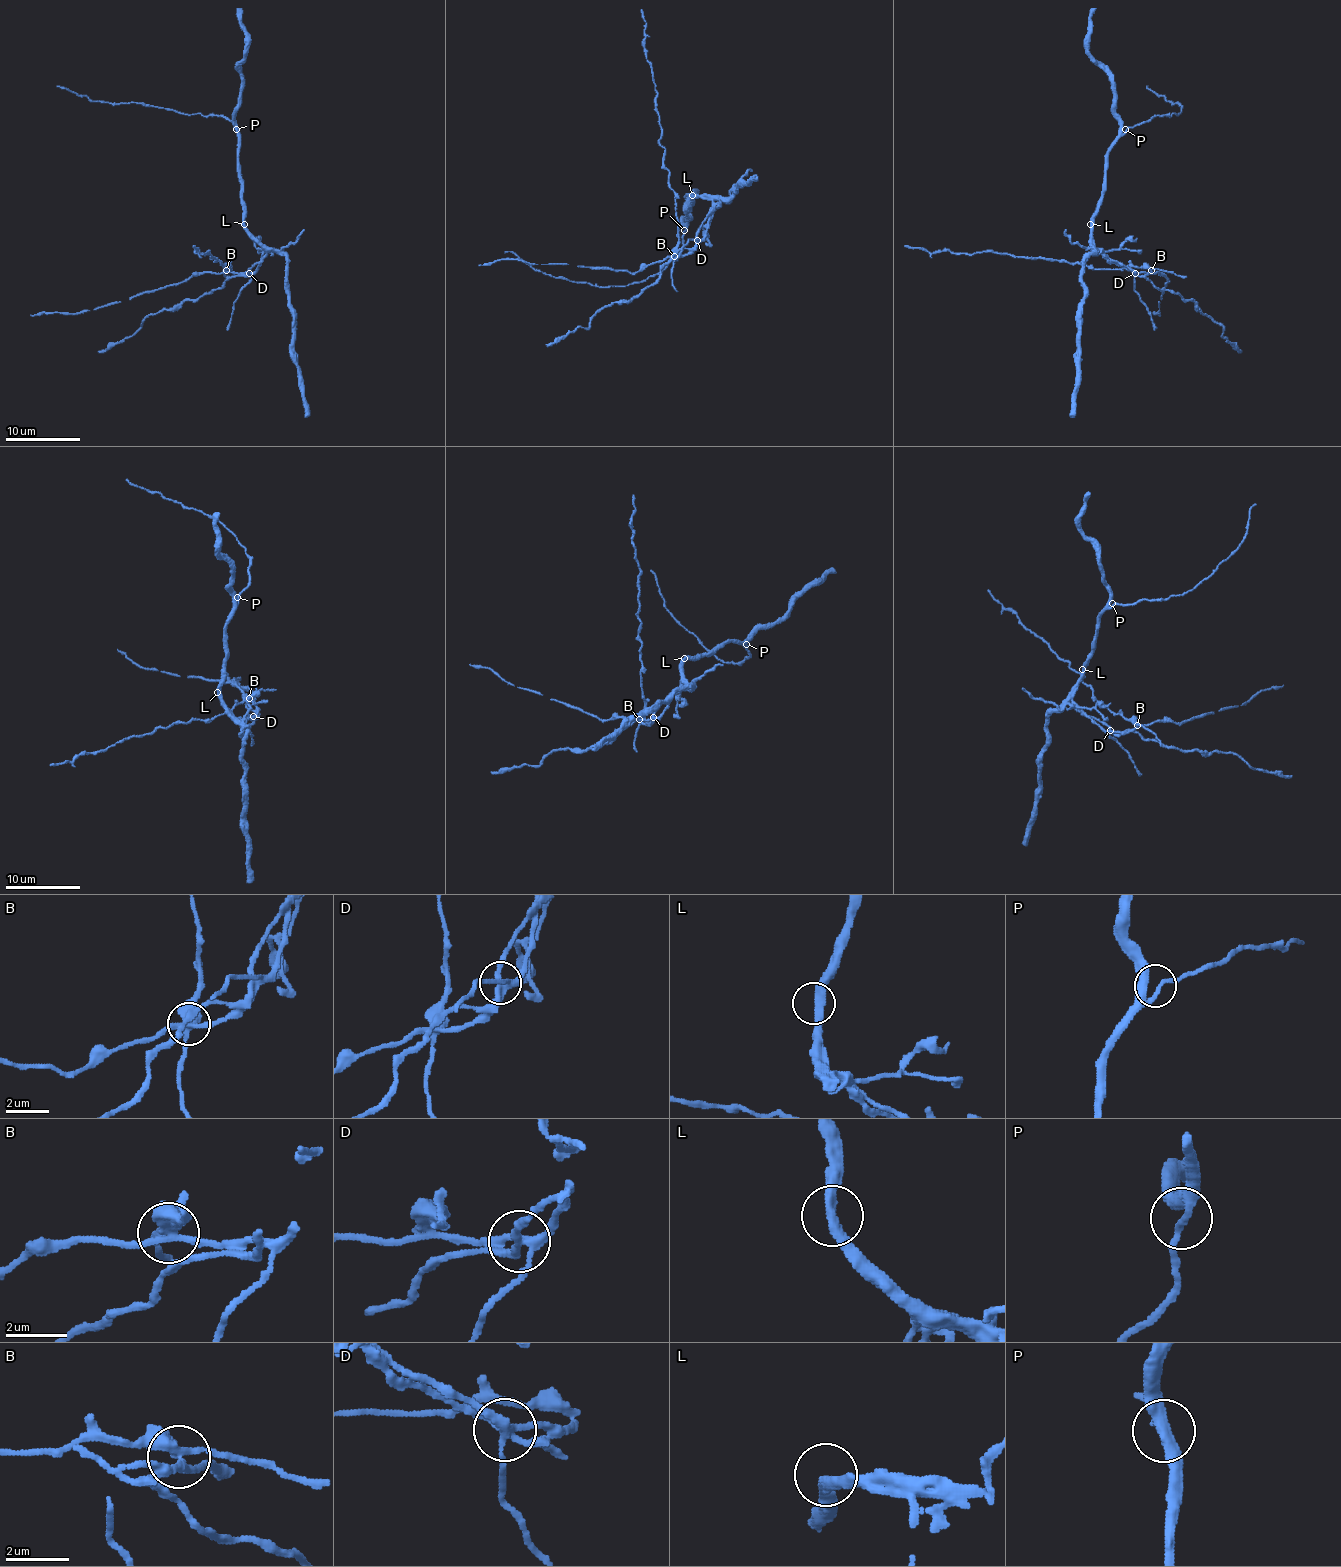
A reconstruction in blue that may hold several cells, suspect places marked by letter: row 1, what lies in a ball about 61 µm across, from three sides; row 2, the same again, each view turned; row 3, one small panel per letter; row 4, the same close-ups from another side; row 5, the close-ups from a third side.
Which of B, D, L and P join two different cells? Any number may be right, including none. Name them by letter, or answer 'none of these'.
B, D

